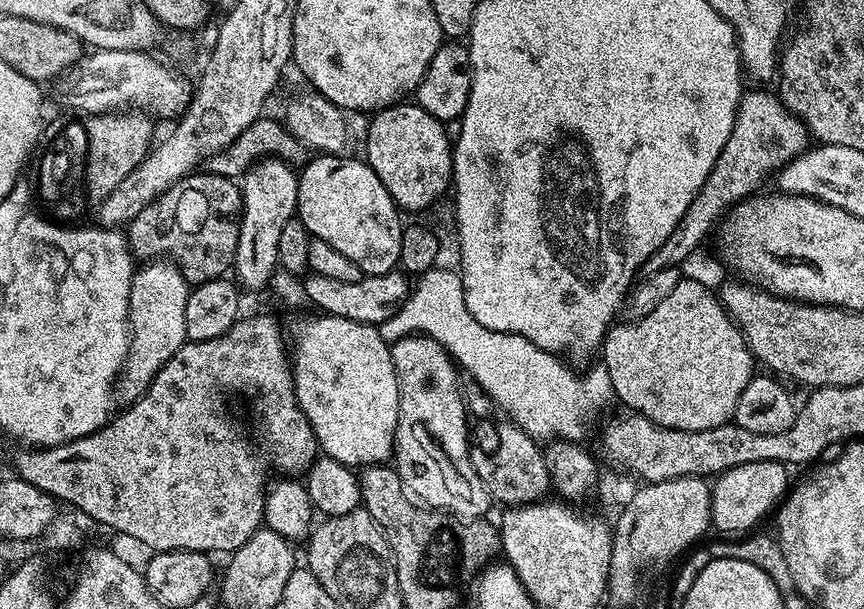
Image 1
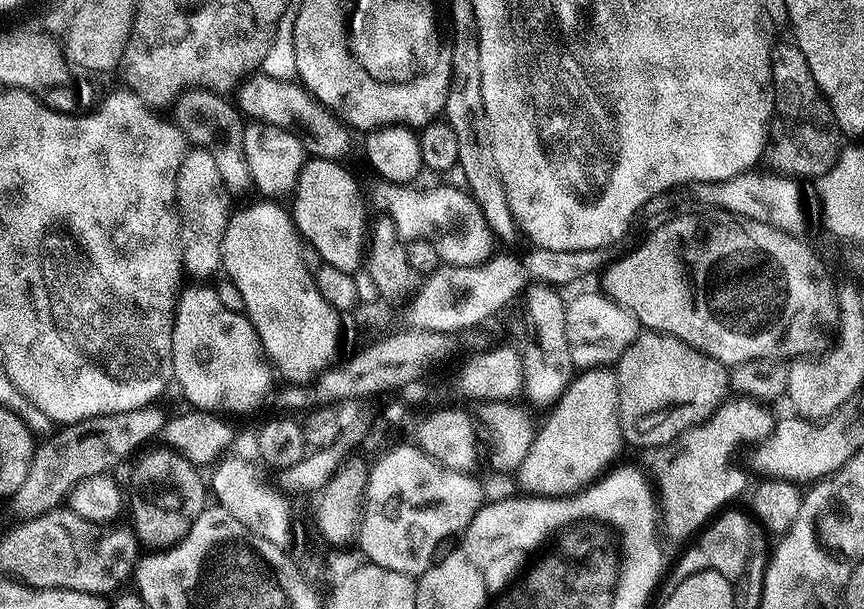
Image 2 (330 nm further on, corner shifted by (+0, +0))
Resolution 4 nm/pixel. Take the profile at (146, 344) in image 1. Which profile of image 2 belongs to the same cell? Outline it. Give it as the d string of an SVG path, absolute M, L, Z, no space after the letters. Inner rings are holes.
M189 147L182 158L182 166L178 166L176 178L176 215L180 224L180 262L185 273L197 276L197 281L204 282L207 276L221 271L220 255L222 254L222 238L226 234L228 217L230 215L230 193L224 188L224 183L218 178L218 166L214 158L206 150Z

